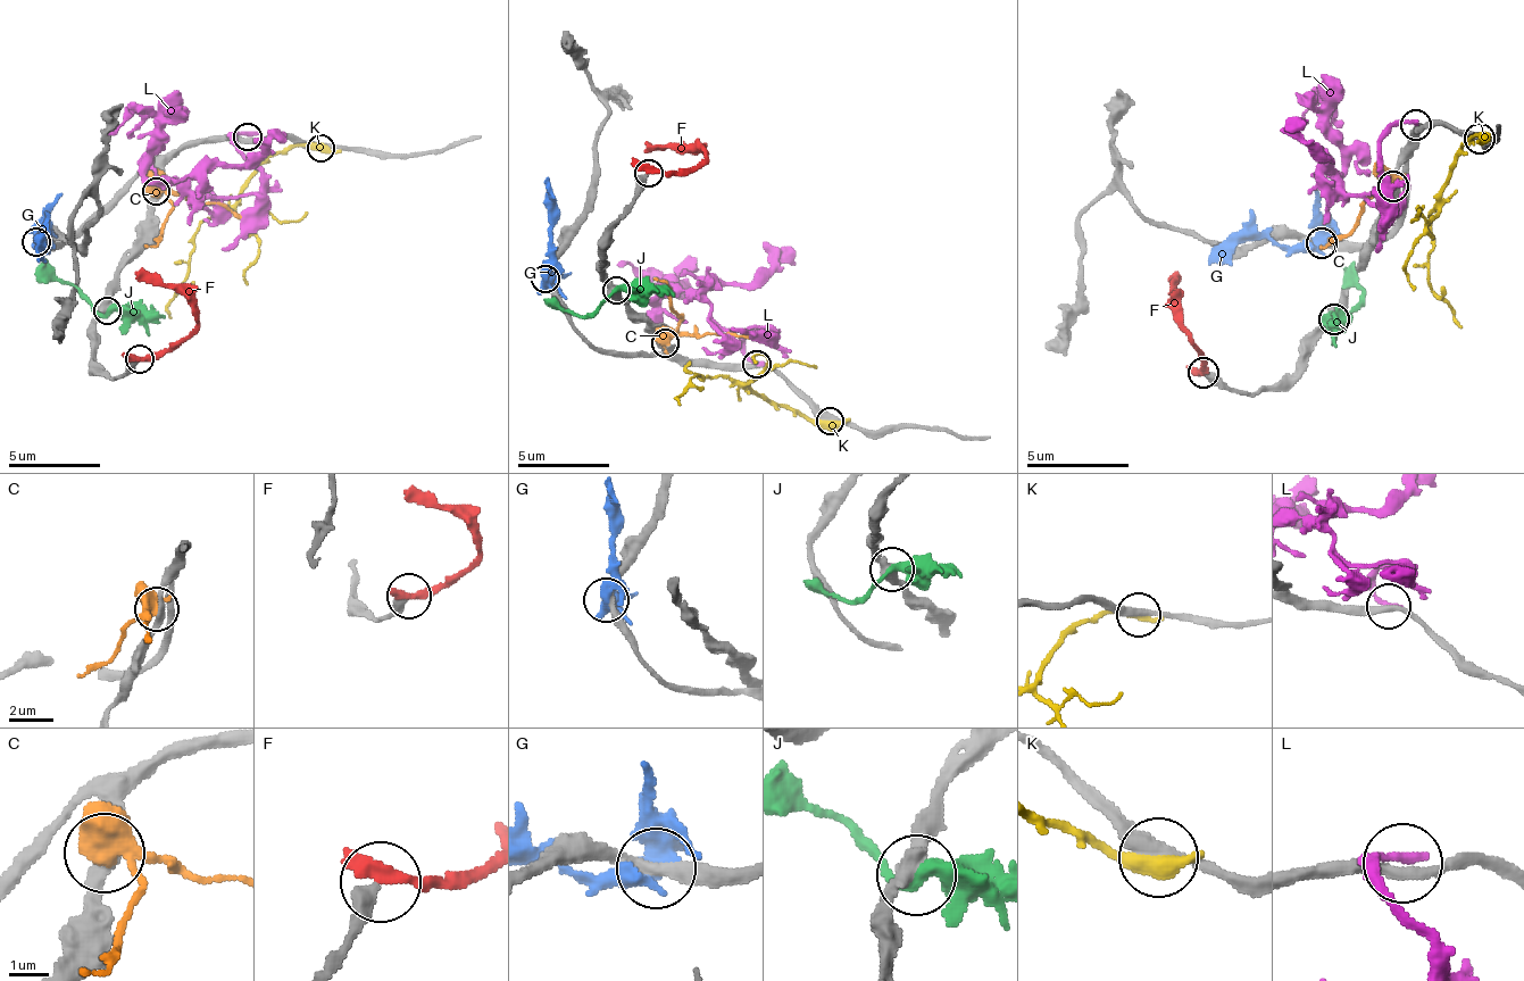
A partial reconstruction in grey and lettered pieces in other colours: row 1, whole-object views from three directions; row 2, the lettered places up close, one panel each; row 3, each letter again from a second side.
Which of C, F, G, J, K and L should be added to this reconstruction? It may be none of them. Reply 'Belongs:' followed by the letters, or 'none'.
Belongs: F

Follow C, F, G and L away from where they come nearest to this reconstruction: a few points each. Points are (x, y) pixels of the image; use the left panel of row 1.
C: (155, 192), (173, 206), (159, 233), (159, 243), (146, 243)
F: (141, 358), (164, 358), (196, 316), (182, 293), (135, 271)
G: (35, 243), (44, 239), (40, 262)
L: (246, 138), (236, 133), (260, 174), (256, 192), (196, 197), (146, 174), (141, 118), (108, 133)

